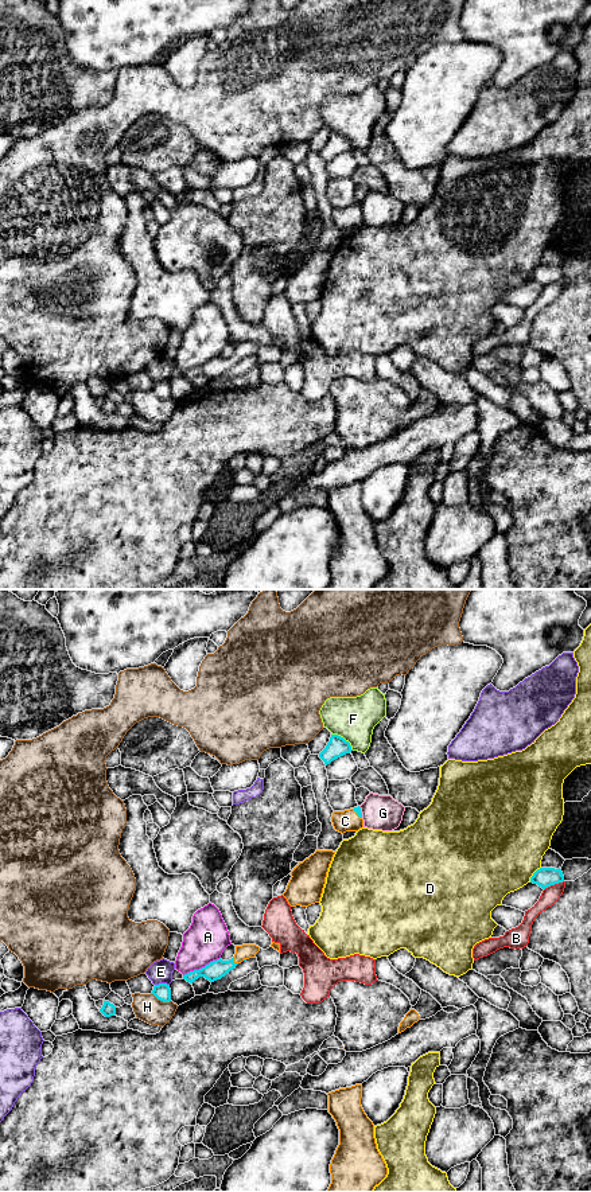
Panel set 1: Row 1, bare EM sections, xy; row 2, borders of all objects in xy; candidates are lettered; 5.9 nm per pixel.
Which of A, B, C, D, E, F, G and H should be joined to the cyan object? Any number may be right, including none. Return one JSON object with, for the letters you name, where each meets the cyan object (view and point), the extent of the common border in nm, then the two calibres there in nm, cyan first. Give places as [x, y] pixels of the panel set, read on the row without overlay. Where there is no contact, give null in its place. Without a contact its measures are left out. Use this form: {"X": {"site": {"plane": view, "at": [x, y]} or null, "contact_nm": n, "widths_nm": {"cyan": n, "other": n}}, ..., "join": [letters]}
{"C": {"site": {"plane": "xy", "at": [233, 358]}, "contact_nm": 50, "widths_nm": {"cyan": 110, "other": 90}}, "join": ["C"]}

